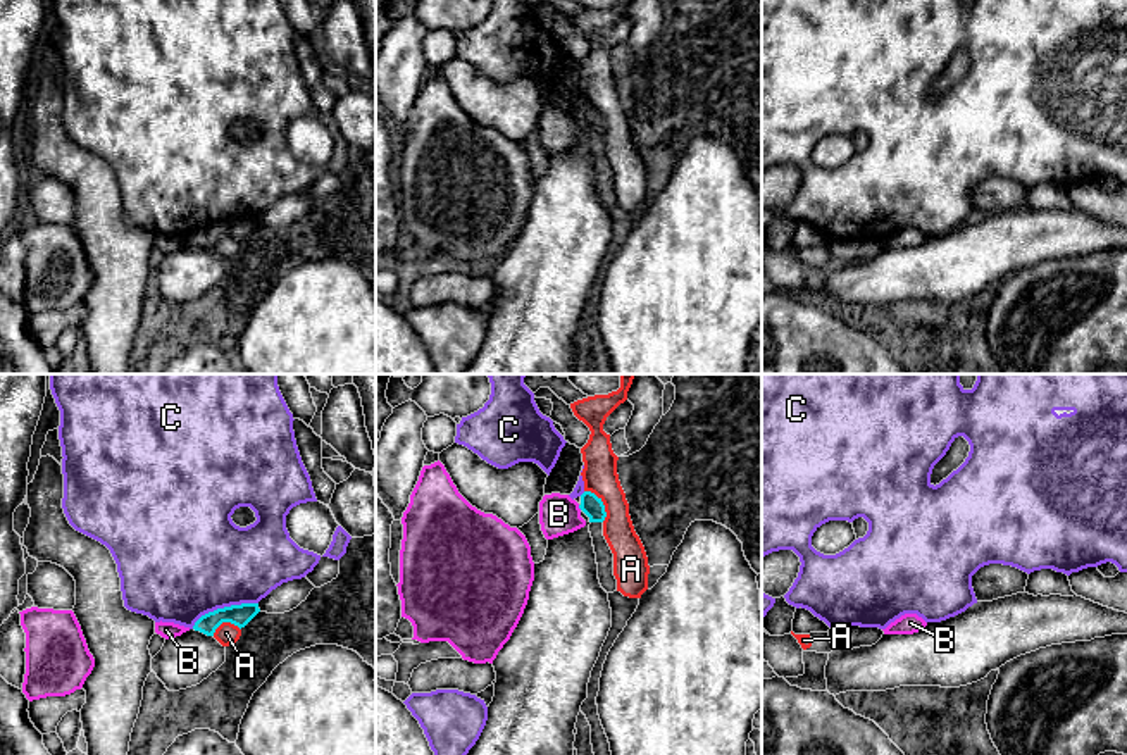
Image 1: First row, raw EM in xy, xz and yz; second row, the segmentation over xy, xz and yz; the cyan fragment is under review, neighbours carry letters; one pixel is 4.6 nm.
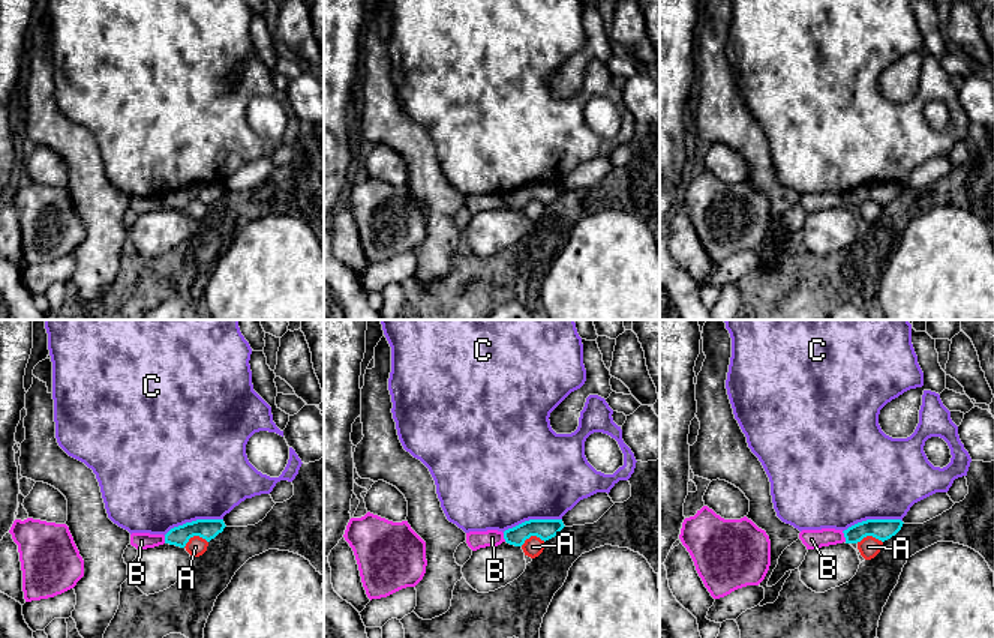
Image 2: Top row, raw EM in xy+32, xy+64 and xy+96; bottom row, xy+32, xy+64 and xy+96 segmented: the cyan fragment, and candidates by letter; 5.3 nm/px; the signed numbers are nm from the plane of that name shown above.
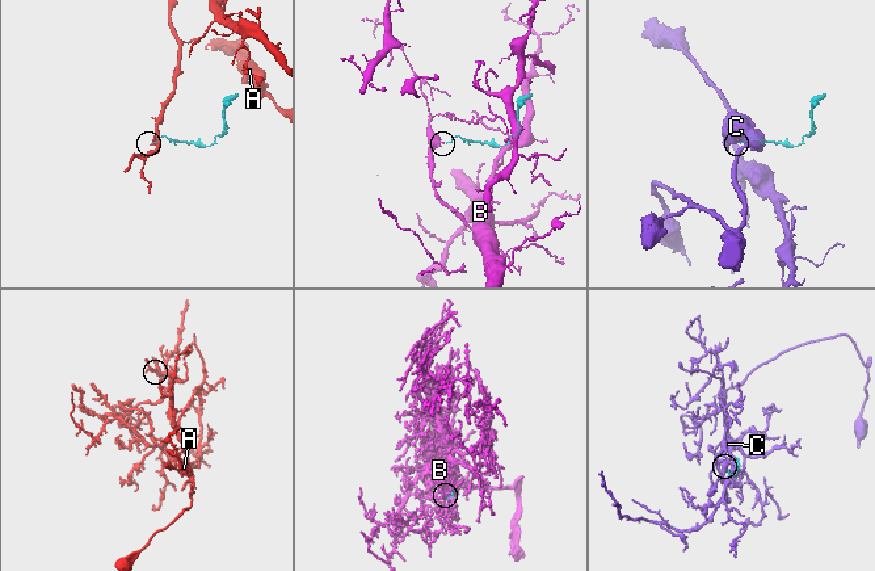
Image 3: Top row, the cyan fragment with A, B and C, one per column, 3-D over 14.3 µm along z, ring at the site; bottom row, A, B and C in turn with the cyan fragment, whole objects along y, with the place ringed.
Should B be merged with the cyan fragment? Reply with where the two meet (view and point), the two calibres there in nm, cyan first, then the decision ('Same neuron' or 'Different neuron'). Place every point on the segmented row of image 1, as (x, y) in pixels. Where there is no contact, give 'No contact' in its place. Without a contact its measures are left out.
Touches cyan at xz (579, 507). Thickness 100 nm (cyan) against 190 nm. Different neuron

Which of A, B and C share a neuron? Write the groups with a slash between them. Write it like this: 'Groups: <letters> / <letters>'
Groups: A / B / C

